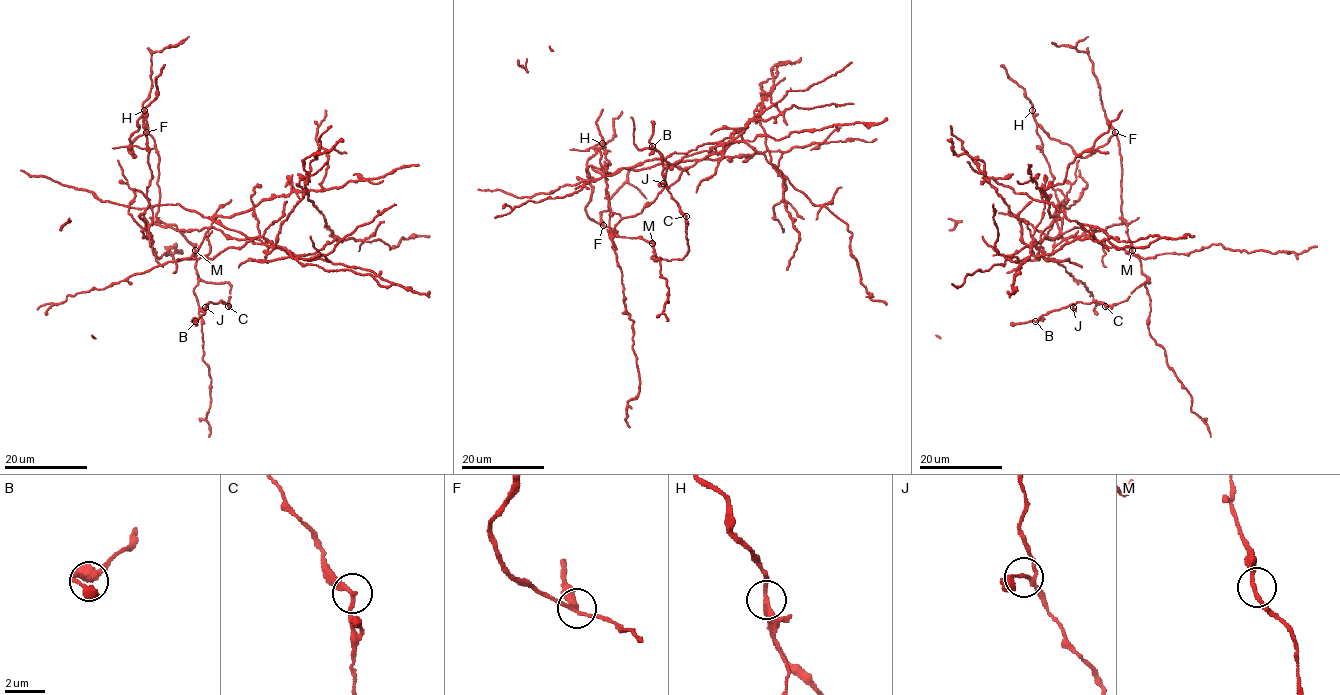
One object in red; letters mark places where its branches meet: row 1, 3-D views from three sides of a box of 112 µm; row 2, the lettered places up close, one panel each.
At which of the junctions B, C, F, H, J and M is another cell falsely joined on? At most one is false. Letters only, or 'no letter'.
H

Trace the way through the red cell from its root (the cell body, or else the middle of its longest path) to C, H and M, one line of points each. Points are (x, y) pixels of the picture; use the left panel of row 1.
C: (148, 160), (143, 115), (128, 150), (154, 141), (156, 217), (194, 247), (200, 278), (230, 285), (228, 306)
H: (148, 160), (145, 111)
M: (148, 160), (143, 115), (129, 138), (133, 157), (128, 150), (139, 136), (153, 139), (156, 217), (195, 250)

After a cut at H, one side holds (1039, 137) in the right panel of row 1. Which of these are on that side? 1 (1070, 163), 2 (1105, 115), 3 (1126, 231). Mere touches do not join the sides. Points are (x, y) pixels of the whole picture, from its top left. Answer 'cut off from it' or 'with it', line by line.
1: with it
2: cut off from it
3: cut off from it

